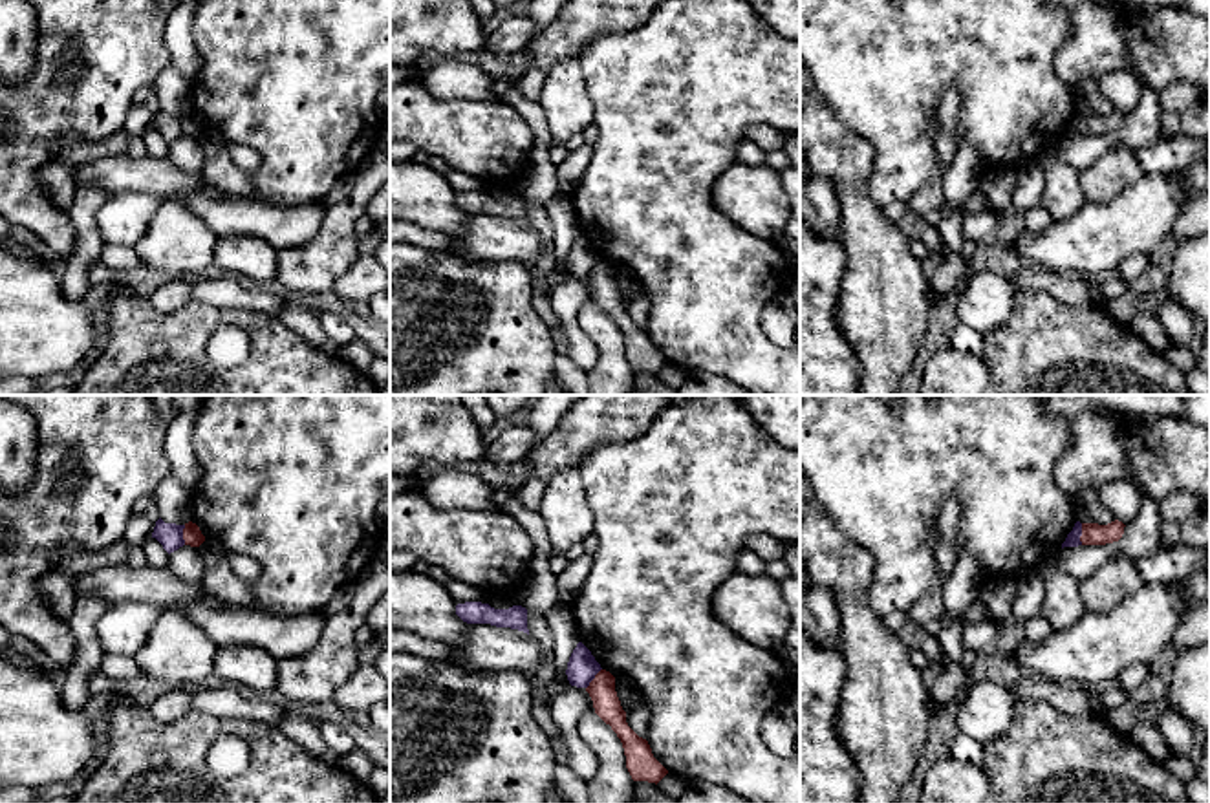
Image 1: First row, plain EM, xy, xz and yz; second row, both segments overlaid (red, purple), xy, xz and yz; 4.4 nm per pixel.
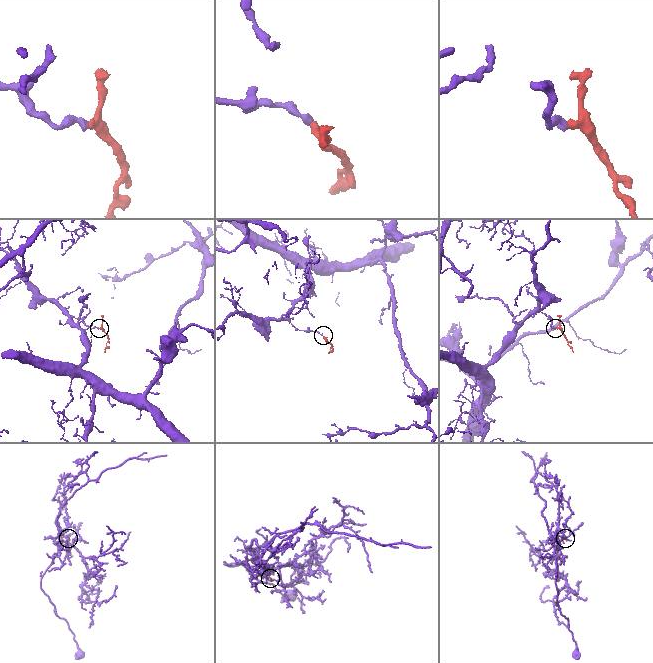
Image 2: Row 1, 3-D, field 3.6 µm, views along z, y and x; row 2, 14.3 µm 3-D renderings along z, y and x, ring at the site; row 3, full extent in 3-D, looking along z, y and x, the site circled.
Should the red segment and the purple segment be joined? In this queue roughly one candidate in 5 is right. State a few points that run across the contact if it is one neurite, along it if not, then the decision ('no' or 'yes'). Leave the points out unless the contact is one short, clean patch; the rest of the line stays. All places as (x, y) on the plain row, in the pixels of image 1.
line yz (1082, 114), (1080, 134); no

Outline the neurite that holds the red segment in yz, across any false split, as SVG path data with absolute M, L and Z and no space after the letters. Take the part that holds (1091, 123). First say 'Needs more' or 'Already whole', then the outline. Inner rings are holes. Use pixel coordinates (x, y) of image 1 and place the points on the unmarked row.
Already whole. M1115 110L1107 115L1082 113L1082 135L1106 135L1118 132L1124 124L1124 113Z

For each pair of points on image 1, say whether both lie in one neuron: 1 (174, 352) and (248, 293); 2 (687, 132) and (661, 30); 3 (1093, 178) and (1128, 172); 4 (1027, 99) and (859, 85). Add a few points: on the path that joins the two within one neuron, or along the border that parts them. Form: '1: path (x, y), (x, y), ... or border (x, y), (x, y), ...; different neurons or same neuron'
1: border (193, 299), (224, 308), (259, 310), (271, 317); different neurons
2: path (676, 107), (676, 55); same neuron
3: path (1102, 178), (1119, 172); same neuron
4: path (985, 75), (901, 75); same neuron

